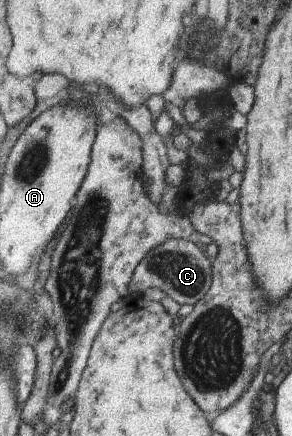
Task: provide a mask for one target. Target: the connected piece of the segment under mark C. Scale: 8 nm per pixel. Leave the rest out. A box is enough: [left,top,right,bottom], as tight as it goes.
[130,238,213,306]

